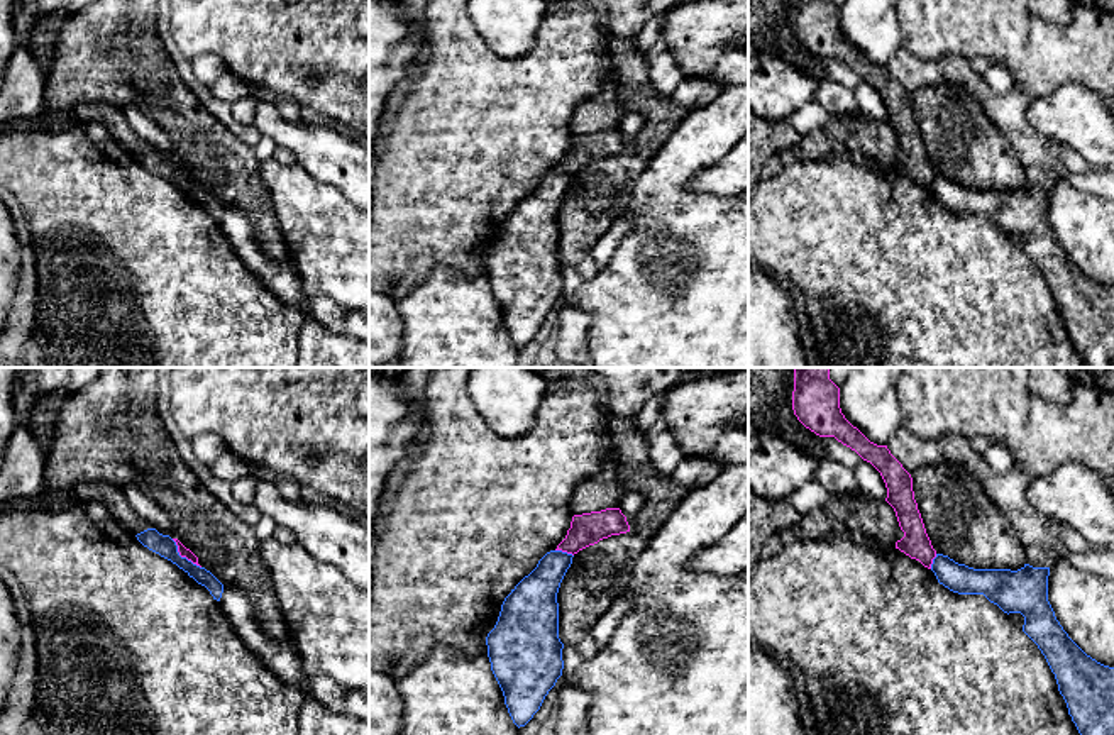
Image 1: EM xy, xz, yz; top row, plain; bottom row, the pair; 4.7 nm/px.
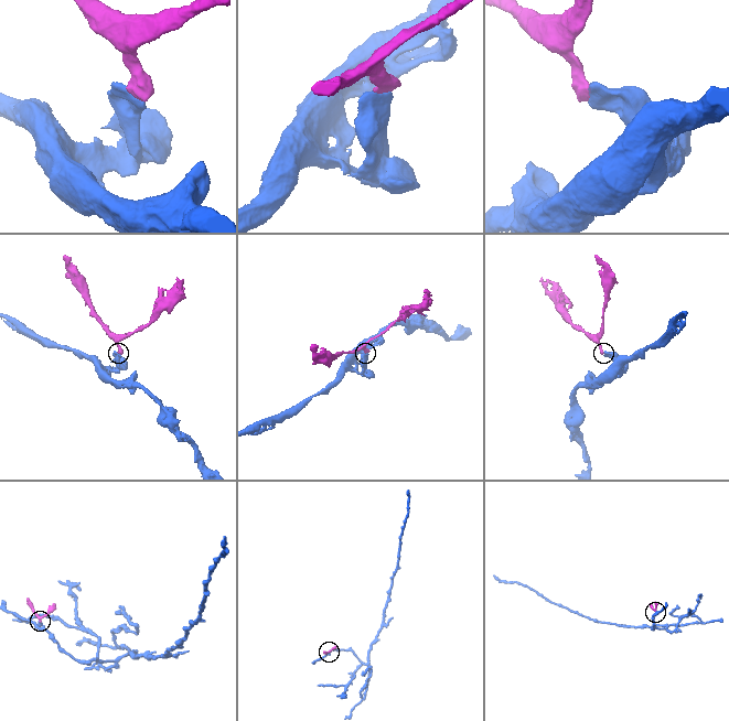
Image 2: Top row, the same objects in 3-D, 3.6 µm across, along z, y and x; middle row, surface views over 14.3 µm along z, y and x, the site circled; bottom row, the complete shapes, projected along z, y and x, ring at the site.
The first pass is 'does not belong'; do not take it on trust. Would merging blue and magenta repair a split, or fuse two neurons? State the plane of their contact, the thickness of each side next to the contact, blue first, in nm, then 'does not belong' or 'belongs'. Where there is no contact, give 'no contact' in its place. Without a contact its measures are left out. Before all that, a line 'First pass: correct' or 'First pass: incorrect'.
First pass: correct
contact in xy; calibres 100 and 50 nm; does not belong

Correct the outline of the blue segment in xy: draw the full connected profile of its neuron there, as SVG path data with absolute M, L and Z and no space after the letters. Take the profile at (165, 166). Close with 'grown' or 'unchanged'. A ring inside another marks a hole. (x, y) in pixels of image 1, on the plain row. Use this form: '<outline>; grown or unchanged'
M147 149L137 154L135 158L144 168L183 190L198 205L205 207L213 217L213 220L220 222L223 205L205 188L200 188L188 181L186 178L181 178L176 163L169 156L163 156L156 149Z; unchanged

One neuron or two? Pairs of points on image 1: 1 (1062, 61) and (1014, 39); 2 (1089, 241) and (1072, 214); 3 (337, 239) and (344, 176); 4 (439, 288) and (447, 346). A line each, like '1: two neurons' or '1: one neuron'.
1: one neuron
2: one neuron
3: two neurons
4: one neuron

